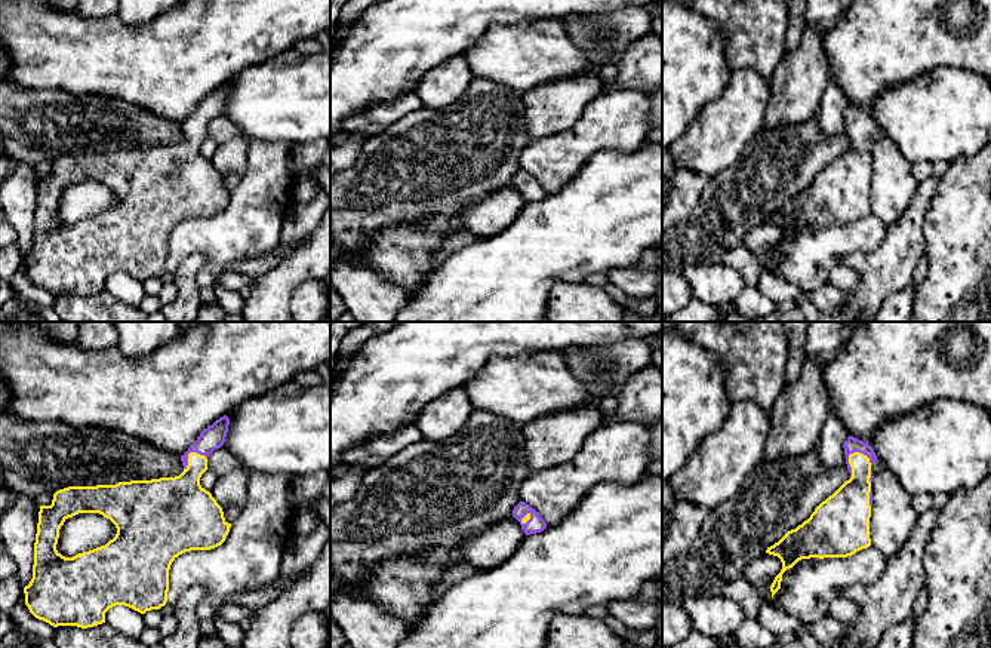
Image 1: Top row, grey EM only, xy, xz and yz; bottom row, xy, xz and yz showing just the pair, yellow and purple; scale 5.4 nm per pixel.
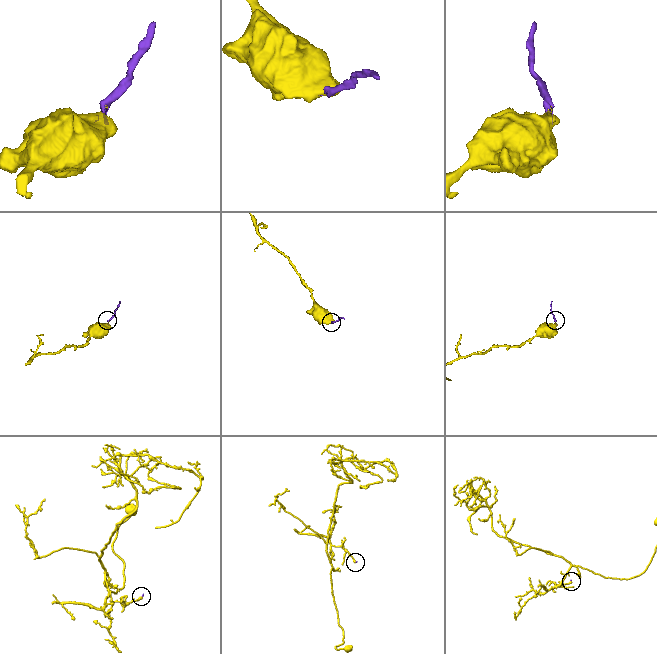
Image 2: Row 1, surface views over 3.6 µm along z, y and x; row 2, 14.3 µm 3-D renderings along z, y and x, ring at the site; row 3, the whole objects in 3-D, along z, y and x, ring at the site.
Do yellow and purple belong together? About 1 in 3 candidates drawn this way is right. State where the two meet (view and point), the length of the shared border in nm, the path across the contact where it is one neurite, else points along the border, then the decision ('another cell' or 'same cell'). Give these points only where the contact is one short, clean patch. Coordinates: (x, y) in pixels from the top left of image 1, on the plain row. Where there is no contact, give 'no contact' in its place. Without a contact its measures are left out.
yz (849, 129) | 160 nm | across yz (848, 175), (855, 163), (849, 129), (852, 113) | same cell

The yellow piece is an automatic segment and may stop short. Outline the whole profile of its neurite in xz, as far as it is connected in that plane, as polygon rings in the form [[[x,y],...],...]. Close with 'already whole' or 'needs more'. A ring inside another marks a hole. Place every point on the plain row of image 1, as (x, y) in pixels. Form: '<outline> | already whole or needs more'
[[[523,169],[514,175],[513,185],[520,190],[526,203],[542,200],[547,196],[547,191],[539,181]]] | needs more

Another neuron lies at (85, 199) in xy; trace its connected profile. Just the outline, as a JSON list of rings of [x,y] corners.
[[[79,181],[65,187],[59,197],[58,221],[73,225],[105,214],[117,202],[116,193],[99,181]]]

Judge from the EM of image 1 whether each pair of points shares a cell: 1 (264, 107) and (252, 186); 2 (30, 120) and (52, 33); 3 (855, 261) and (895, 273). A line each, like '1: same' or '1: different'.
1: different
2: different
3: same

